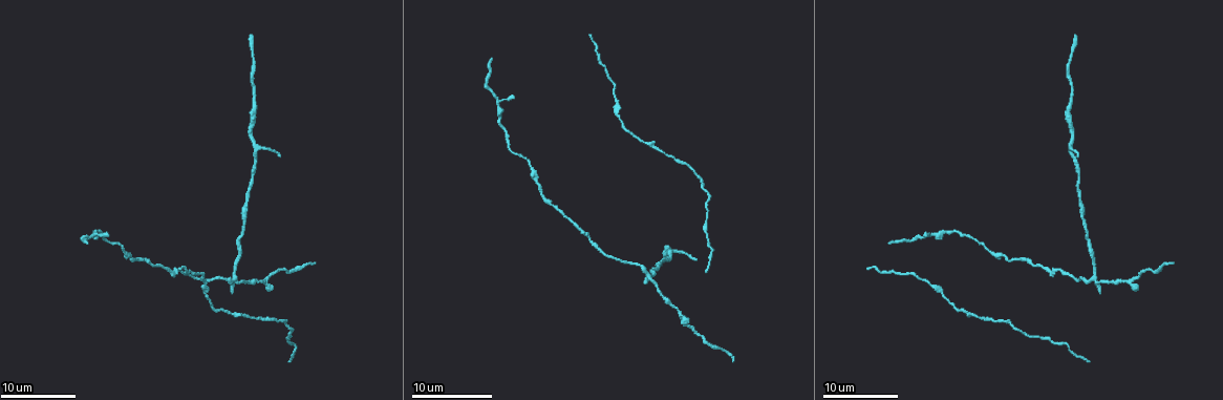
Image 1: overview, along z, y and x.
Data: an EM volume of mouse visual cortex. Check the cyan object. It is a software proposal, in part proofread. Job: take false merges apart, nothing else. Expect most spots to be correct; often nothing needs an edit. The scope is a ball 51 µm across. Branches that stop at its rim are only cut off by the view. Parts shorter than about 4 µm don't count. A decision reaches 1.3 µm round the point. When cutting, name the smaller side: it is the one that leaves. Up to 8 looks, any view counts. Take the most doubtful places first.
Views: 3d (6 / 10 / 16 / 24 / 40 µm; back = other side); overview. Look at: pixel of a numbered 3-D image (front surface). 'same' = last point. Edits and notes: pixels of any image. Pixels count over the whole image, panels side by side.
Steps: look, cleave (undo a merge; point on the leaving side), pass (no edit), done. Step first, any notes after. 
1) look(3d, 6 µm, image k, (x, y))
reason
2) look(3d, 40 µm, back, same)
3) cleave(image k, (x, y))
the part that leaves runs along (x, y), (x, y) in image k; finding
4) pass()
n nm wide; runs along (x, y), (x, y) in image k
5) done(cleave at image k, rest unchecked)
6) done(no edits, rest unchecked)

look(3d, 6 µm, image 1, (235, 279))
a fork

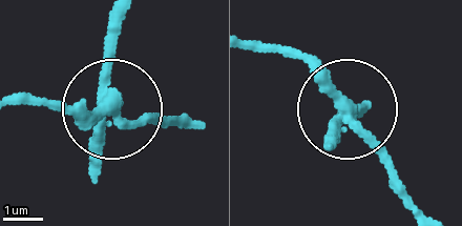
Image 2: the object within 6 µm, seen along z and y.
cleave(image 2, (109, 43))
320 nm wide; two neurons meet here

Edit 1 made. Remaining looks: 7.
look(3d, 6 µm, image 1, (265, 282))
three-way junction

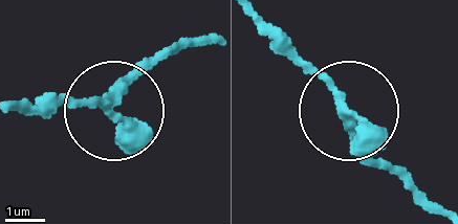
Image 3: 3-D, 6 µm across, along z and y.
pass()
side arm 10 µm; runs along (18, 101), (117, 104), (174, 44) in image 3; all the same neuron

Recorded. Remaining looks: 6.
look(3d, 10 µm, image 1, (497, 103))

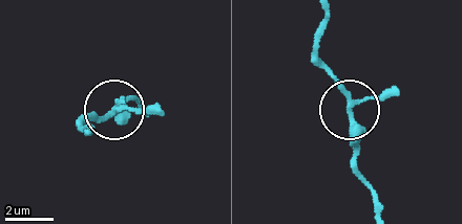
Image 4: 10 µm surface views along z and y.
pass()
runs along (378, 207), (354, 159), (347, 93), (314, 59) in image 4; one neuron here

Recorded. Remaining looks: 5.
look(3d, 10 µm, image 1, (931, 283))
sudden change in width

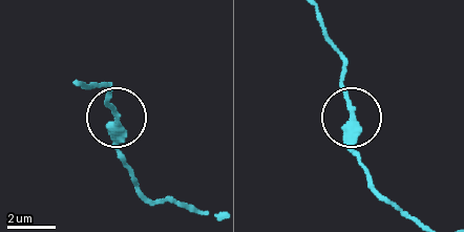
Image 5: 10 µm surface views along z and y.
look(3d, 6 µm, image 5, (353, 113))
zoom in

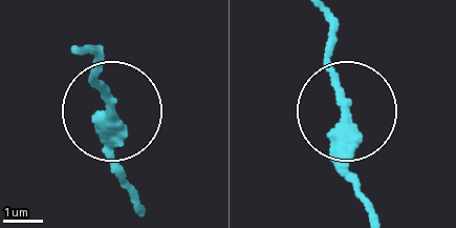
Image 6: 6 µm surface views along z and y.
pass()
runs along (372, 207), (329, 77), (329, 29) in image 6; continuous, no second neuron

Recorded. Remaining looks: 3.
done(cleave at image 2, rest unchecked)

